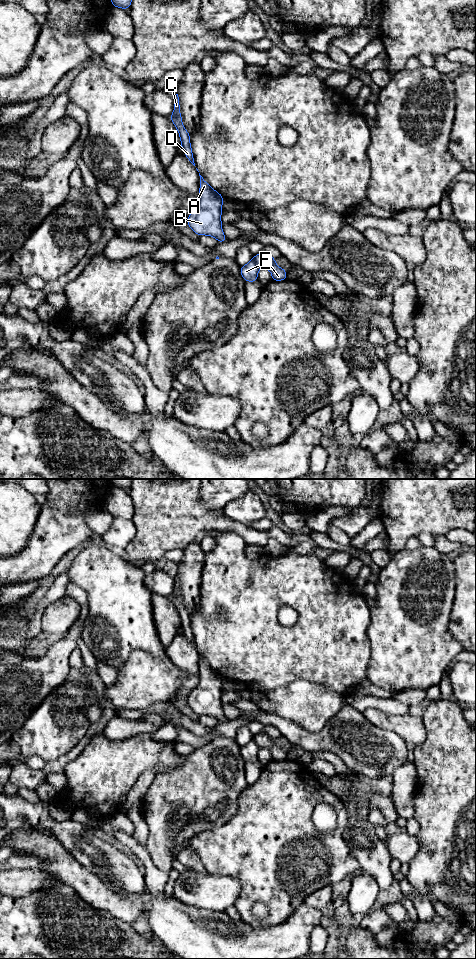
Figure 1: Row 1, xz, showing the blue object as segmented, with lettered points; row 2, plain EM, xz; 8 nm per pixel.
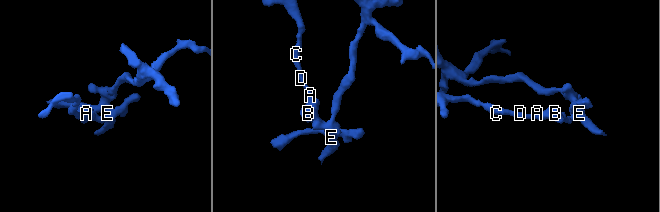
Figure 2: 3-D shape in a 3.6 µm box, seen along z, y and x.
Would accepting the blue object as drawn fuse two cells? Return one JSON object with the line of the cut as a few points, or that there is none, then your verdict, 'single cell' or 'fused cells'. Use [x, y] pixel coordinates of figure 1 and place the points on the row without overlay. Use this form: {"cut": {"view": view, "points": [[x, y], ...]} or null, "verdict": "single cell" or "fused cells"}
{"cut": {"view": "xz", "points": [[253, 738], [259, 747]]}, "verdict": "fused cells"}

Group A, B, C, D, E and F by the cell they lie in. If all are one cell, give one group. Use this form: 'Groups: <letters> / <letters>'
Groups: A B C D F / E

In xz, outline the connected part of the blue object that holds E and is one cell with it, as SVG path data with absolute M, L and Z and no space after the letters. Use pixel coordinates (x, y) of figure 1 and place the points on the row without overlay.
M252 739L246 745L240 747L240 754L246 762L258 761L259 746Z

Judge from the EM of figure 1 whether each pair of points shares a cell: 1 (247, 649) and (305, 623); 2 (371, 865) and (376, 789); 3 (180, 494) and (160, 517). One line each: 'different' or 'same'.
1: same
2: same
3: same

